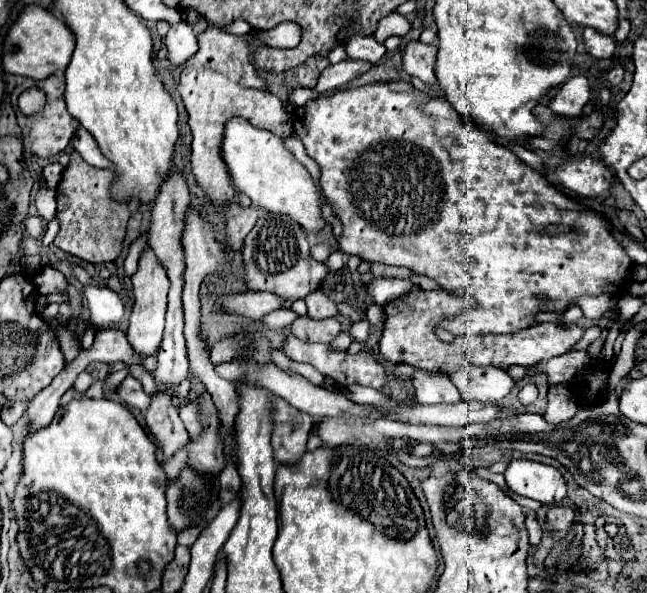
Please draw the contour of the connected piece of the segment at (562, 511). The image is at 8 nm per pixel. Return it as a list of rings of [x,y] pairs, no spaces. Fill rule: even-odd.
[[[550,507],[546,521],[552,529],[566,531],[574,523],[574,509],[572,507]]]

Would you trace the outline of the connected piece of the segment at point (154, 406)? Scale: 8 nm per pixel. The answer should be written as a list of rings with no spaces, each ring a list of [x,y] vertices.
[[[154,391],[148,411],[144,413],[148,429],[162,445],[164,459],[188,443],[188,431],[178,417],[178,409],[172,405],[172,391]]]

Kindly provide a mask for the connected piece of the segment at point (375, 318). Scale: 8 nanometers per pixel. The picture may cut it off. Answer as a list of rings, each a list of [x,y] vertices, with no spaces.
[[[374,303],[368,306],[365,313],[366,318],[370,323],[370,331],[364,345],[367,350],[371,350],[373,347],[377,346],[382,335],[385,315],[383,308]]]

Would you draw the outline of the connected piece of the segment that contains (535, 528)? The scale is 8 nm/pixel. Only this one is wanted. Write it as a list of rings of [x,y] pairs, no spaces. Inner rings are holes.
[[[534,511],[528,513],[528,517],[526,517],[526,527],[528,527],[528,533],[530,533],[530,545],[536,547],[536,545],[540,543],[540,539],[542,539],[542,529],[540,529],[540,523],[536,521],[534,515],[536,515]]]

